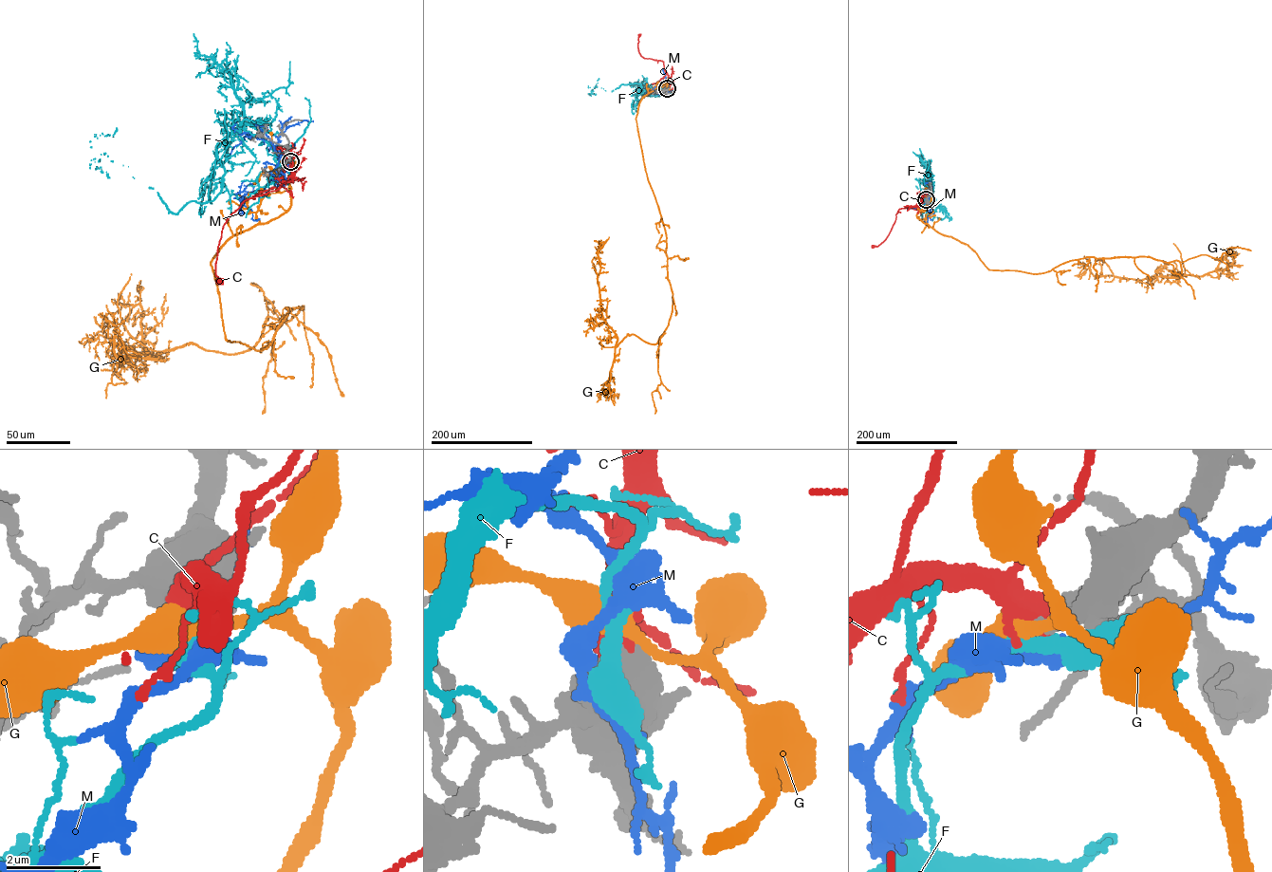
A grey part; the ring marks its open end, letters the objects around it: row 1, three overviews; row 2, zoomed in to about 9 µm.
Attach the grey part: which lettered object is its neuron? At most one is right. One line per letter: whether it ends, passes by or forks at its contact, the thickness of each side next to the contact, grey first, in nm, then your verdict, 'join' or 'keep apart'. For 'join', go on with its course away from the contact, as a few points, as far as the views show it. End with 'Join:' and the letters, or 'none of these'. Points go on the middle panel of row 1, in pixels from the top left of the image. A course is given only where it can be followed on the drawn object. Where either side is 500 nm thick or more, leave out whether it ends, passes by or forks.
C: 600/320 nm | join | via (667, 88), (668, 76), (663, 62), (644, 58), (638, 52), (639, 34)
F: 850/550 nm | keep apart
G: 600/320 nm | keep apart
M: 700/220 nm | keep apart
Join: C

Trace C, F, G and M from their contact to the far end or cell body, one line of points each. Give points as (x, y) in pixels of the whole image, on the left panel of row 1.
C: (290, 161), (292, 180), (283, 182), (275, 191), (245, 200), (223, 227), (215, 264), (216, 281), (219, 282)
F: (289, 162), (244, 124), (216, 148), (221, 192), (173, 213), (94, 158), (90, 140), (116, 128)
G: (291, 161), (290, 206), (211, 265), (227, 341), (303, 308), (235, 353), (121, 365), (114, 337), (142, 355)
M: (289, 162), (285, 170), (278, 168), (263, 188), (244, 195), (244, 204), (250, 210), (252, 219), (260, 218)

